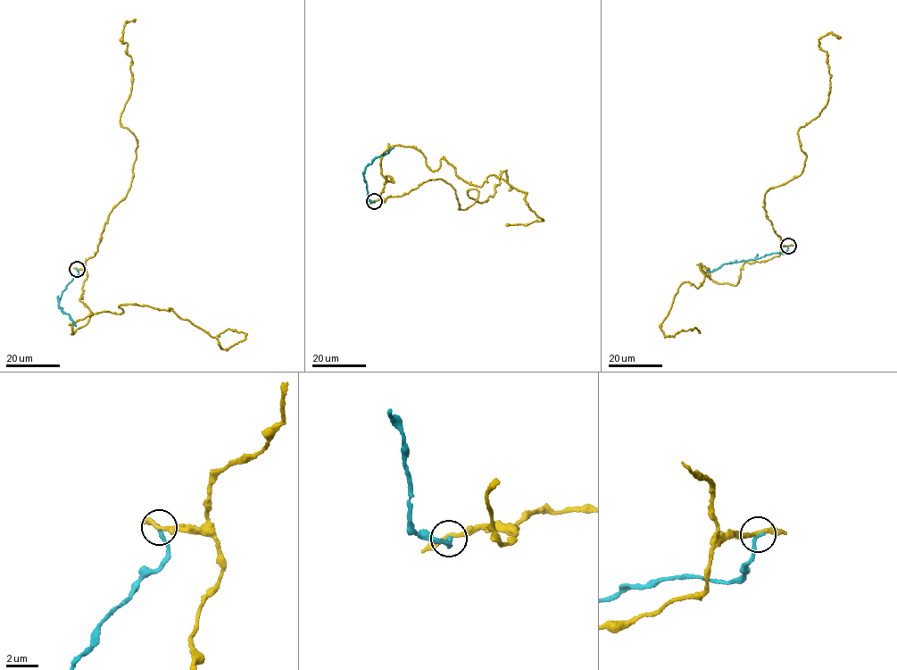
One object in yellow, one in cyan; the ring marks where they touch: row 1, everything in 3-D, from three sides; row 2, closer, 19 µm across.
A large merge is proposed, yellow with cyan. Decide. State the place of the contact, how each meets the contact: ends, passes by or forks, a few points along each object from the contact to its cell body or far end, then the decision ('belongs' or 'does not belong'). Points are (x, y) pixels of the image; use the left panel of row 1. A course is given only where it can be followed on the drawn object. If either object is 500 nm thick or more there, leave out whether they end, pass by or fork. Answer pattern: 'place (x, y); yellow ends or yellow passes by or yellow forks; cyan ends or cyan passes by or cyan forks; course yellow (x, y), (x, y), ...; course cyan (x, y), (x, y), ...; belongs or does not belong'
place (77, 269); yellow passes by; cyan ends; course yellow (76, 269), (90, 314), (71, 335), (135, 304), (169, 308), (223, 349), (245, 339), (217, 336); course cyan (76, 269), (78, 274), (65, 287), (58, 303), (76, 326); does not belong

